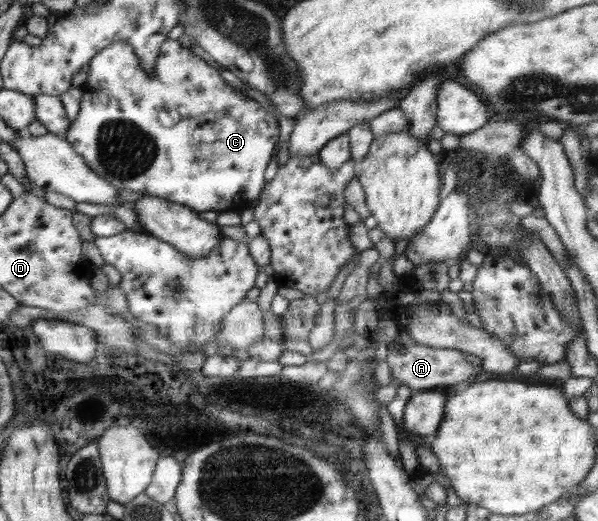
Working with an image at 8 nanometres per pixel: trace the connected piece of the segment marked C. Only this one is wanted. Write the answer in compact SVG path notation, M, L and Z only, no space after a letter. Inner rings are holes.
M167 38L162 43L161 50L156 58L156 66L152 76L148 76L144 72L144 68L140 66L138 56L134 52L134 48L130 47L122 41L115 42L100 50L92 57L92 60L87 64L90 66L87 72L87 80L85 85L81 87L83 95L81 98L80 110L78 116L71 122L68 132L64 137L72 148L84 158L85 163L96 173L96 175L108 180L108 183L119 188L130 188L136 192L148 192L153 196L164 198L164 200L175 201L176 204L181 204L195 210L198 213L206 210L214 210L217 213L226 210L237 209L242 211L246 208L249 201L254 202L258 195L262 194L264 185L266 185L266 178L264 177L264 170L271 161L272 153L276 148L279 140L279 123L272 113L264 110L256 100L249 98L247 95L240 94L235 88L228 85L226 81L220 76L219 70L209 66L201 57L194 55L191 49L184 48L179 40L171 40ZM162 110L176 110L180 114L180 121L176 122L174 126L166 128L160 124L158 120L158 112Z

